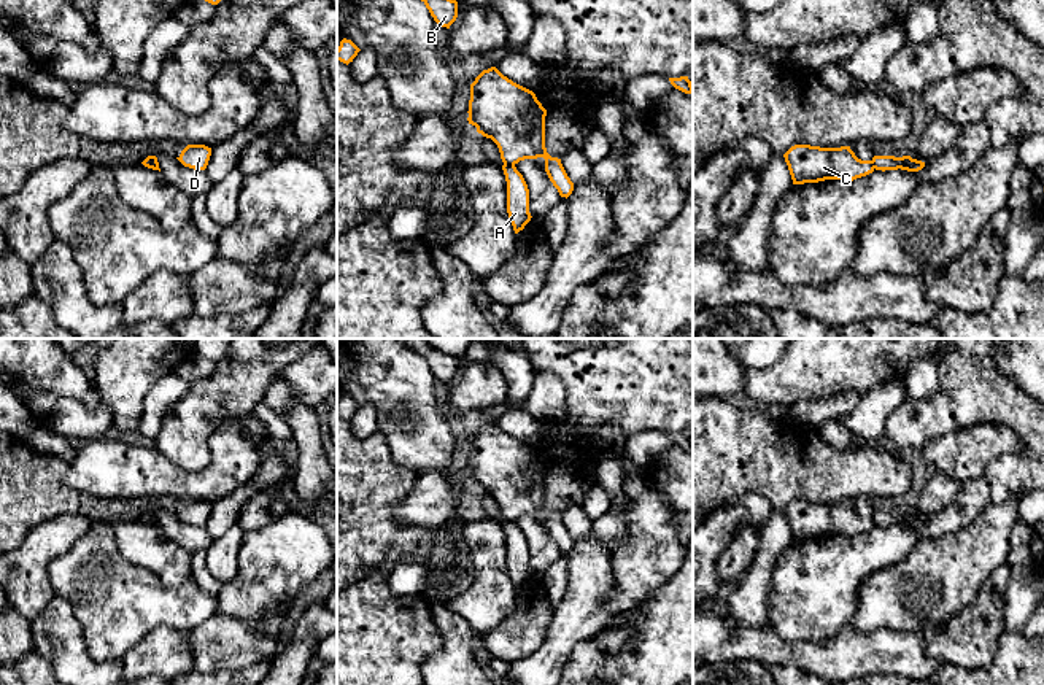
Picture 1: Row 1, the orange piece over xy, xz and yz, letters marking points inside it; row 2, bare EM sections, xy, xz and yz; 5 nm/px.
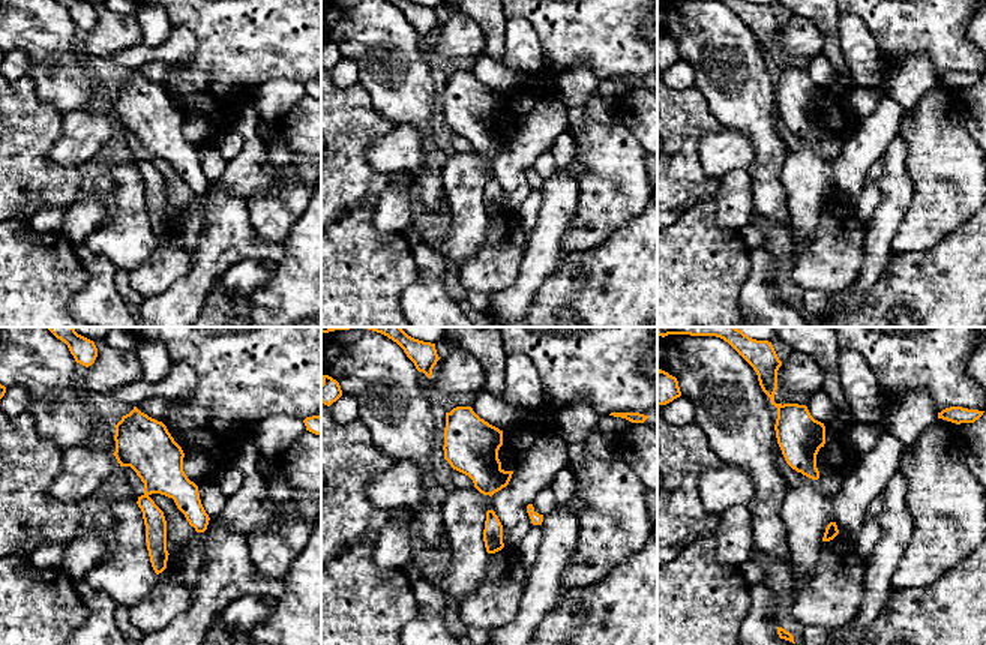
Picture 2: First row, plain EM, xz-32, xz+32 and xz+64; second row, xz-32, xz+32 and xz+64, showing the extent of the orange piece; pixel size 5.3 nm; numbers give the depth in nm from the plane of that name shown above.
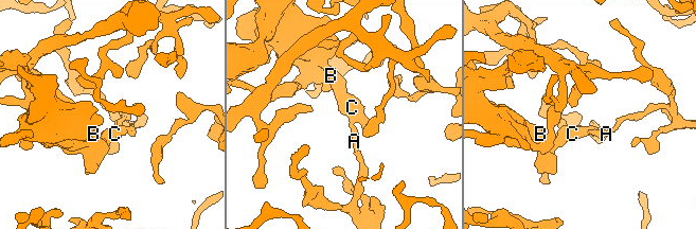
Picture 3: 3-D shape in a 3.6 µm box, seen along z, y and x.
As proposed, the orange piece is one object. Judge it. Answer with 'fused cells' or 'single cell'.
fused cells

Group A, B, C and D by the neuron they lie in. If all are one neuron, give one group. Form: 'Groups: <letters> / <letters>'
Groups: A / B C D

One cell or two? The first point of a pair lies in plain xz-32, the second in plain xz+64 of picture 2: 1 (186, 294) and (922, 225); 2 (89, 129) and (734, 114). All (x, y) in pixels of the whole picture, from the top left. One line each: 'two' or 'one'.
1: two
2: two

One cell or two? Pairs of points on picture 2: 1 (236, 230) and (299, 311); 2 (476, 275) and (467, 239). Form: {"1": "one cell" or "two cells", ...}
{"1": "two cells", "2": "two cells"}

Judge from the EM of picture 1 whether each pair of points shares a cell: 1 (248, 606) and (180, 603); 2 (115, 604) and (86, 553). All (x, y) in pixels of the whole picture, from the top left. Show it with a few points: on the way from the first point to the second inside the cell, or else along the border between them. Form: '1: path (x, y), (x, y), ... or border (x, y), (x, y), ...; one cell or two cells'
1: border (215, 595), (216, 612); two cells
2: path (105, 592), (92, 576), (92, 566); one cell

